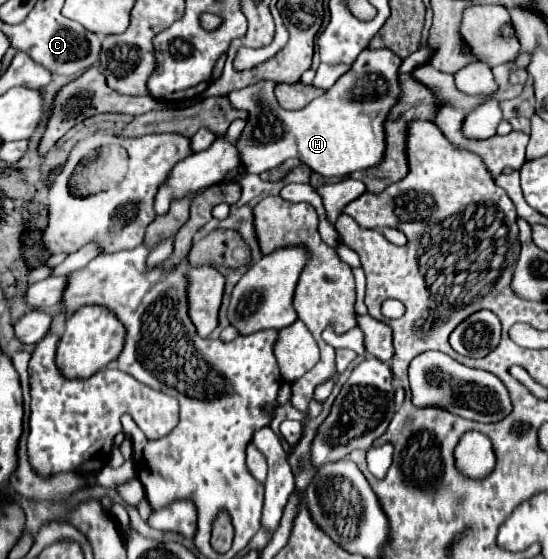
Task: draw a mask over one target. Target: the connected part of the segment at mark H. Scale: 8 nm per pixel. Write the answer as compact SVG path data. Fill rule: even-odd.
M366 49L362 51L362 55L358 55L352 67L326 93L316 97L316 101L306 105L302 111L284 111L274 99L272 83L266 83L266 81L260 81L240 91L232 91L230 97L246 97L240 101L240 105L244 105L244 109L250 113L248 123L236 143L238 155L242 155L242 167L246 167L246 173L259 175L262 171L270 171L282 165L286 159L300 159L312 171L324 177L344 177L352 171L378 165L378 157L384 153L384 119L390 107L398 99L396 95L400 93L398 65L400 65L400 57L394 55L390 49L376 49L376 51Z

